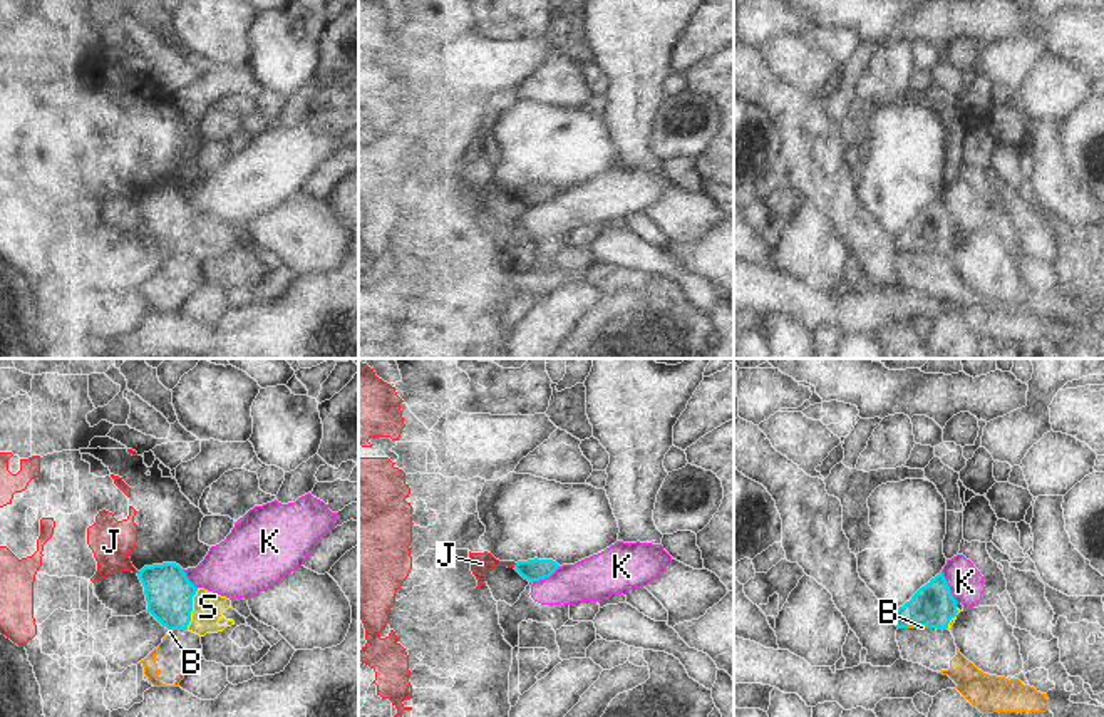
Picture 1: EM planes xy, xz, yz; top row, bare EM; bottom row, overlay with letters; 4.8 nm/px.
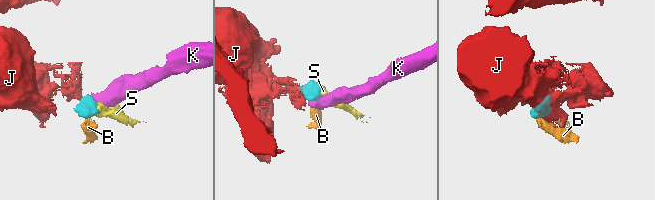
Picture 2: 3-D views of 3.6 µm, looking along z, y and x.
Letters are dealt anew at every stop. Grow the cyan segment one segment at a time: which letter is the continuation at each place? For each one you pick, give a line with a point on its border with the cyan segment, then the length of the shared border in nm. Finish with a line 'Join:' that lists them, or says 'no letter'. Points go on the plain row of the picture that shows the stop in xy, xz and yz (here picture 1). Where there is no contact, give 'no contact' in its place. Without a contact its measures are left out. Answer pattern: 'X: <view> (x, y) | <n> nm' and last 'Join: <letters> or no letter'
S: xy (191, 233) | 200 nm
Join: S

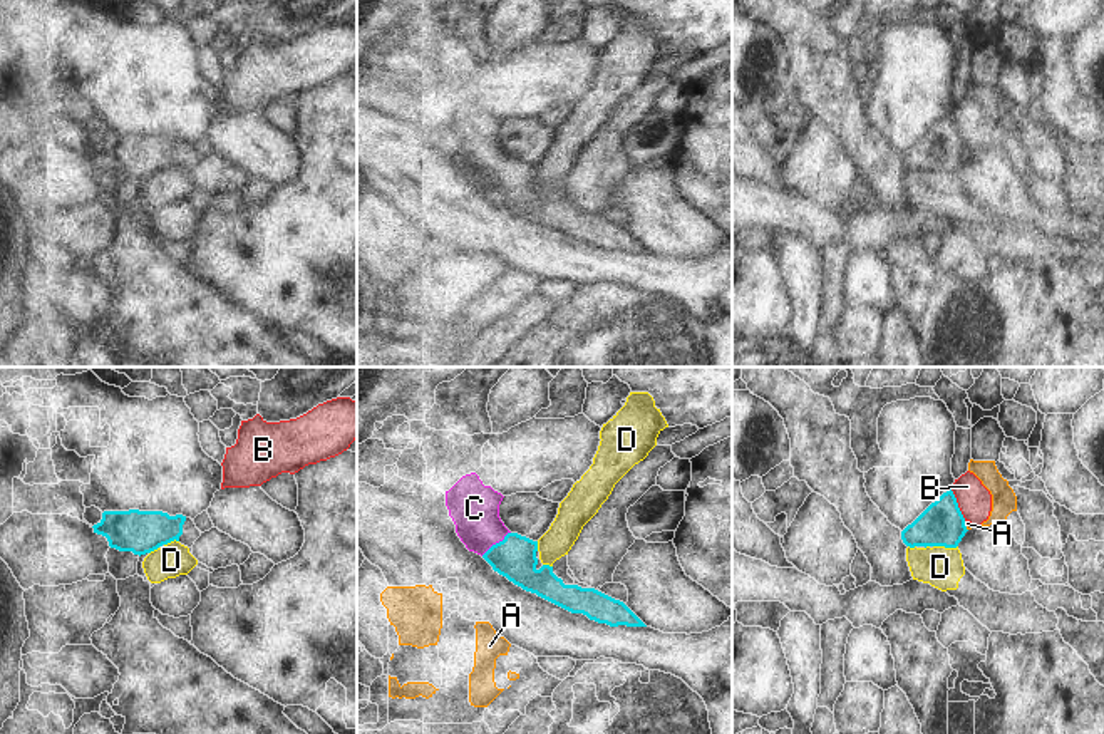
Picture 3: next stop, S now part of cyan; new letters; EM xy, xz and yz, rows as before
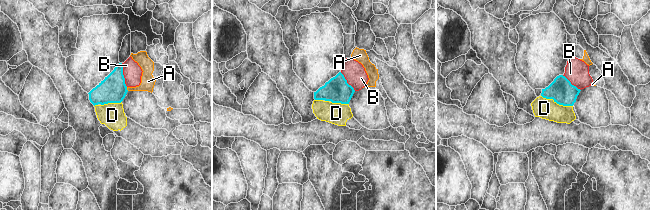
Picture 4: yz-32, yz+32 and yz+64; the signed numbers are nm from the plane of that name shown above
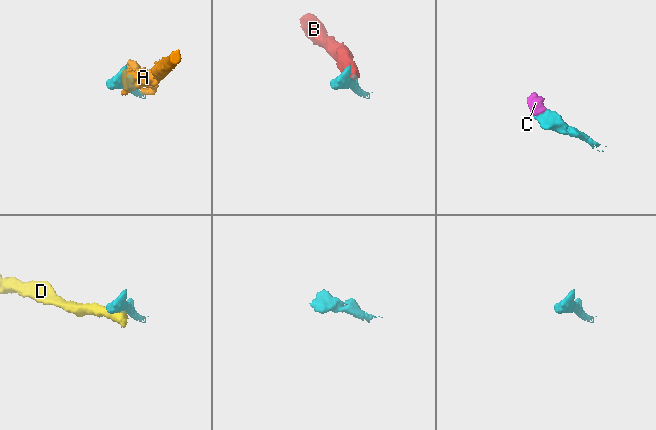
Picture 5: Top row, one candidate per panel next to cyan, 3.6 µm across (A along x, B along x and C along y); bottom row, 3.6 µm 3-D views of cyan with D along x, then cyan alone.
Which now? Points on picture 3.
C: xz (496, 168) | 180 nm
Join: C

